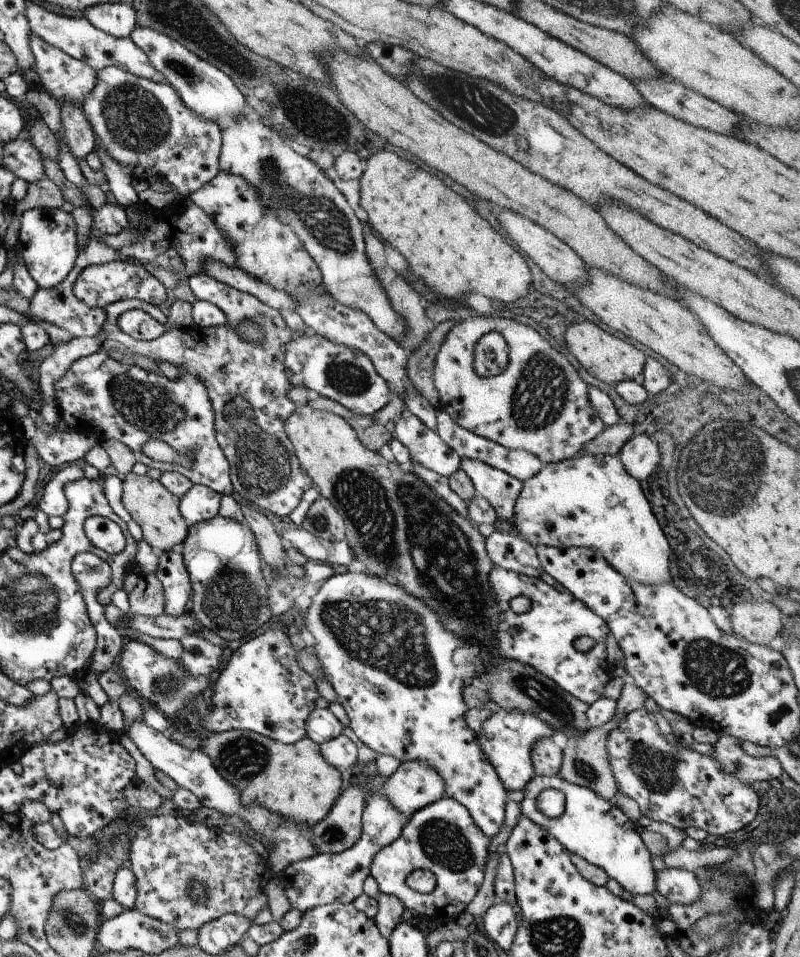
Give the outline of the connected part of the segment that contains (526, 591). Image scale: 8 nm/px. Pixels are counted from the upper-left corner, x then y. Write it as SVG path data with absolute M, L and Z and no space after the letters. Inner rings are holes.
M493 566L488 582L501 616L494 636L494 650L502 658L519 660L520 664L529 666L587 706L602 698L605 685L613 678L612 664L604 648L604 639L609 633L606 623L569 592L559 592L540 579ZM518 595L527 597L531 604L524 614L514 614L509 608L509 601ZM581 636L595 641L588 652L577 652L573 648L573 641Z

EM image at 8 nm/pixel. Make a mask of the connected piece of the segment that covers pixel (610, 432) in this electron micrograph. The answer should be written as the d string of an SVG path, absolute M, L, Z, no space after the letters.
M623 420L604 426L600 433L575 456L586 455L617 455L621 446L633 437L633 426Z

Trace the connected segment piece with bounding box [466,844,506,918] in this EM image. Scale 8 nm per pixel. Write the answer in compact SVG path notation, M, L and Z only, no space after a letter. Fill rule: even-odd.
M500 844L496 851L489 857L488 861L484 865L484 875L481 885L477 890L473 899L466 907L466 911L472 916L478 916L479 918L485 914L485 910L488 910L491 906L494 906L497 901L493 890L493 879L495 878L495 869L497 866L498 852L506 852L505 845Z

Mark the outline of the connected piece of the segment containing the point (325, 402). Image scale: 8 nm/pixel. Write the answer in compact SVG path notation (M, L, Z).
M316 395L312 396L308 405L317 410L339 415L353 429L364 448L378 452L383 444L388 444L394 438L395 423L405 410L401 398L397 395L390 396L390 398L383 408L370 415L356 415L338 402Z

